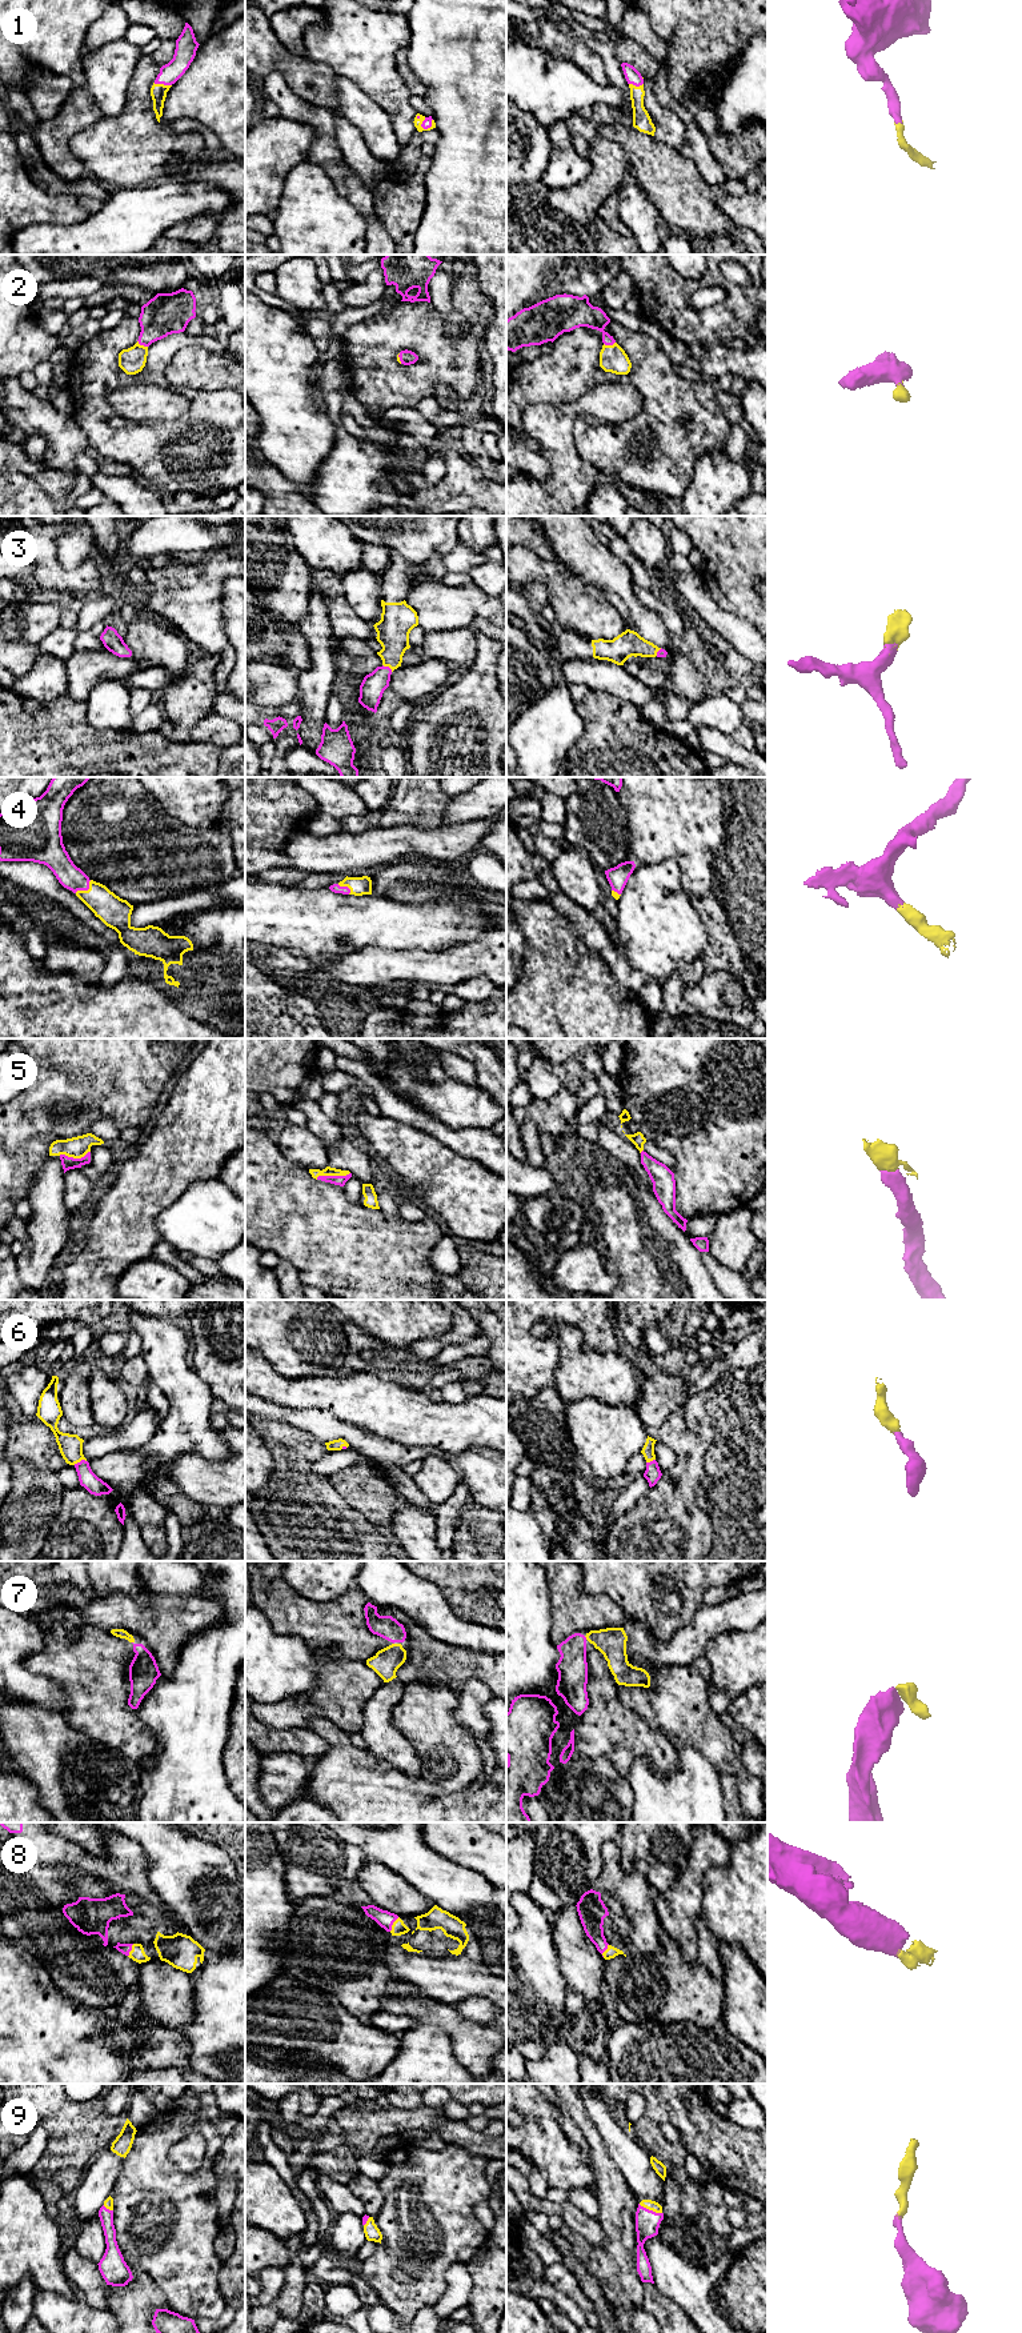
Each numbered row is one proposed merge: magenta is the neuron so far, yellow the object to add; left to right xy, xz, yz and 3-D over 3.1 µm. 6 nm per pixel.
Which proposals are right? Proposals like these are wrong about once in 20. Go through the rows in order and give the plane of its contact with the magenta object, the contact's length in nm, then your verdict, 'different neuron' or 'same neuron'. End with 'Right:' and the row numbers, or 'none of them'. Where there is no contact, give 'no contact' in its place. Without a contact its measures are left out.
1: contact in xy; length 110 nm; same neuron
2: contact in xy; length 80 nm; same neuron
3: contact in xz; length 80 nm; same neuron
4: contact in xy; length 130 nm; same neuron
5: contact in xz; length 220 nm; same neuron
6: contact in xy; length 80 nm; same neuron
7: contact in yz; length 30 nm; same neuron
8: contact in xz; length 110 nm; same neuron
9: contact in yz; length 160 nm; same neuron
Right: 1, 2, 3, 4, 5, 6, 7, 8, 9

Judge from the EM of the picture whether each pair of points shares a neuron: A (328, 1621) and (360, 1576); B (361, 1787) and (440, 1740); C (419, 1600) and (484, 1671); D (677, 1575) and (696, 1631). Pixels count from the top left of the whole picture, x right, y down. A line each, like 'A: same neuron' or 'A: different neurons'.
A: different neurons
B: different neurons
C: different neurons
D: different neurons

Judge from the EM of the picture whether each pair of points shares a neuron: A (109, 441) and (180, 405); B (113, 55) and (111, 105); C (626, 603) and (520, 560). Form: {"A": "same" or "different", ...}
{"A": "different", "B": "same", "C": "different"}

